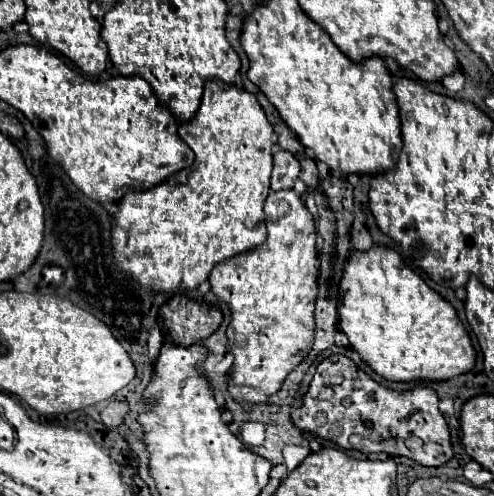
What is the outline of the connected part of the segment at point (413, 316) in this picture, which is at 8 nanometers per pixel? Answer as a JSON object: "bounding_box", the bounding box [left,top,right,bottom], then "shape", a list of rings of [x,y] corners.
{"bounding_box":[339,246,475,382],"shape":[[[373,246],[367,252],[351,252],[341,280],[343,296],[339,300],[339,328],[349,338],[361,360],[379,376],[391,382],[443,382],[459,374],[471,372],[475,366],[475,350],[471,338],[457,318],[453,306],[433,292],[425,280],[411,270],[395,250]]]}

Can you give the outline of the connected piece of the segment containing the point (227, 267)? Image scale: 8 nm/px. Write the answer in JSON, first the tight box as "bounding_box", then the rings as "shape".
{"bounding_box":[209,190,319,406],"shape":[[[293,190],[269,192],[265,200],[267,216],[267,240],[247,252],[241,252],[229,260],[219,262],[209,276],[213,294],[227,302],[231,310],[231,324],[227,328],[229,352],[233,354],[229,394],[243,406],[257,406],[269,400],[285,382],[285,378],[303,362],[313,348],[315,332],[315,300],[319,296],[319,254],[315,248],[317,228],[313,214],[307,210],[301,196]]]}

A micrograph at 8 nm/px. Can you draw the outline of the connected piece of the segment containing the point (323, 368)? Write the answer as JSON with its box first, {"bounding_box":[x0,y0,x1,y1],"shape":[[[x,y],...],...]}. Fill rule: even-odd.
{"bounding_box":[291,354,453,466],"shape":[[[335,354],[325,358],[313,376],[309,392],[303,398],[301,408],[295,408],[291,418],[293,424],[313,436],[331,440],[341,448],[355,448],[361,452],[387,452],[393,456],[407,456],[423,466],[443,466],[453,458],[453,448],[449,442],[449,426],[439,412],[439,398],[427,386],[417,386],[407,392],[393,392],[377,382],[373,382],[363,370],[359,370],[353,360]]]}

